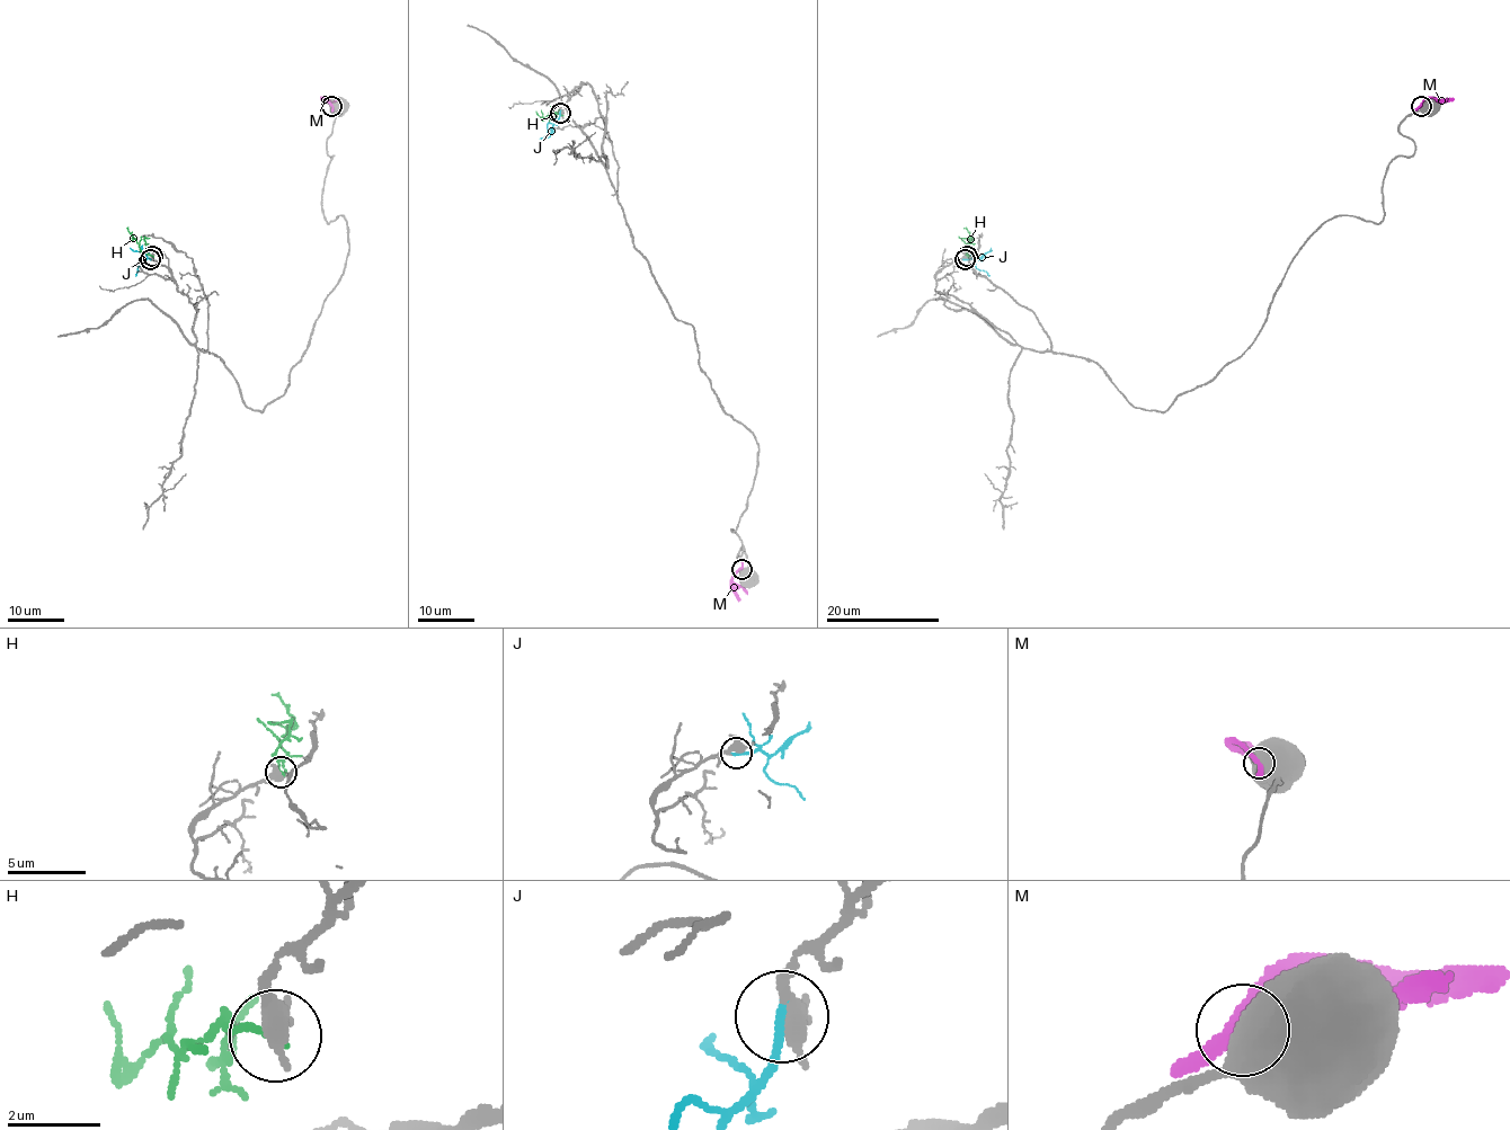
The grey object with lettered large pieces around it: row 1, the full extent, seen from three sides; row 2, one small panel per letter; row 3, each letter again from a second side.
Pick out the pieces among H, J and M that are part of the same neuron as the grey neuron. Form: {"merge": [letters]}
{"merge": ["J"]}

